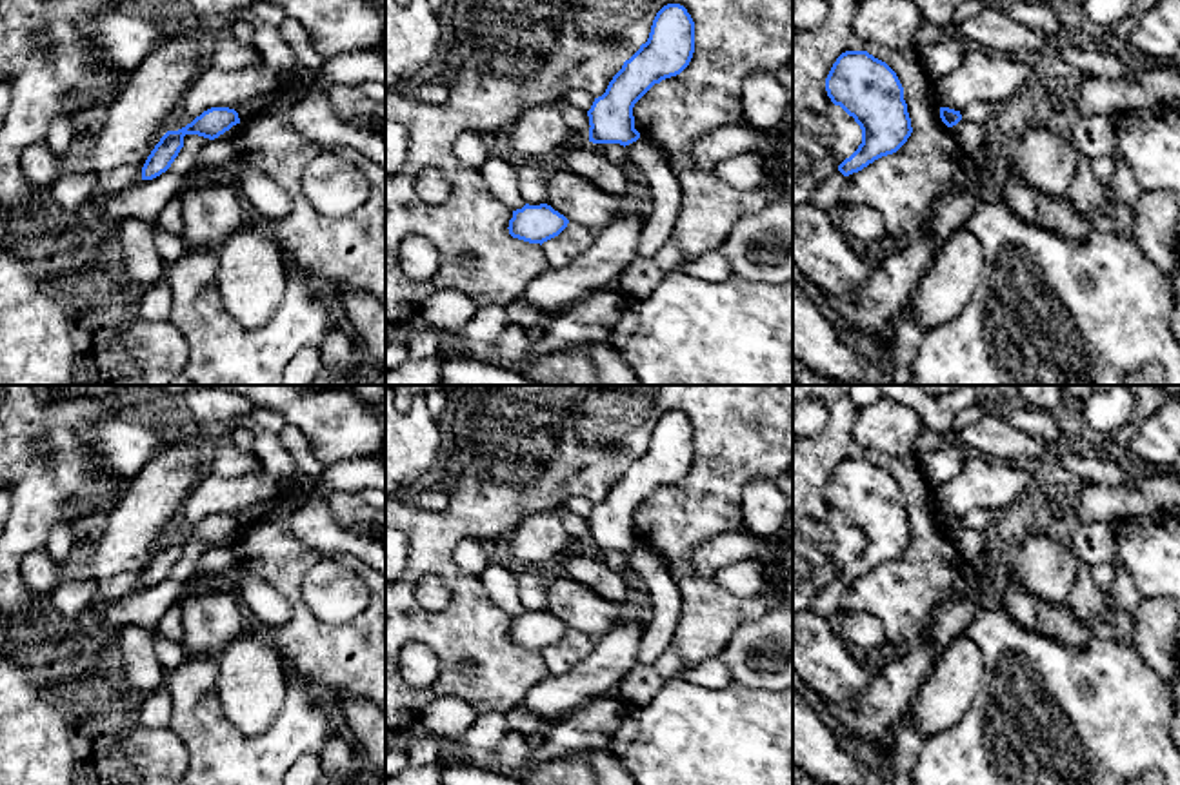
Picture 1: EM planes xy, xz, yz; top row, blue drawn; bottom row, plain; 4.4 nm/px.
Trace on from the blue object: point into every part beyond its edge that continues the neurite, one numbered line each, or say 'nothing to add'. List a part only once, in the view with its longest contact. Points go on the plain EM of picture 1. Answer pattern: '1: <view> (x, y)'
nothing to add

